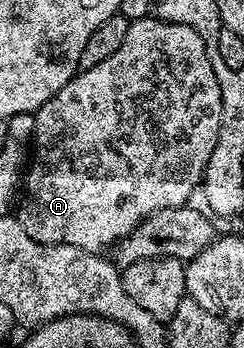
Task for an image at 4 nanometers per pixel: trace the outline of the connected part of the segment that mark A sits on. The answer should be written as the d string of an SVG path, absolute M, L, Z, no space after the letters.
M147 17L134 20L128 24L126 41L122 46L106 57L102 65L94 65L94 69L80 71L46 105L42 105L34 112L36 124L30 140L31 146L36 146L36 156L31 156L30 166L26 171L26 187L28 183L28 204L18 212L18 218L22 229L34 237L39 243L65 243L74 245L80 249L103 252L103 247L115 248L121 239L130 234L137 225L148 215L156 211L170 209L171 207L183 207L189 202L192 194L197 194L198 188L204 182L204 170L210 161L210 153L214 153L214 145L220 136L222 125L222 89L218 85L218 75L214 73L214 65L210 65L210 57L206 53L206 45L194 29L190 29L181 23L167 23L155 17Z

